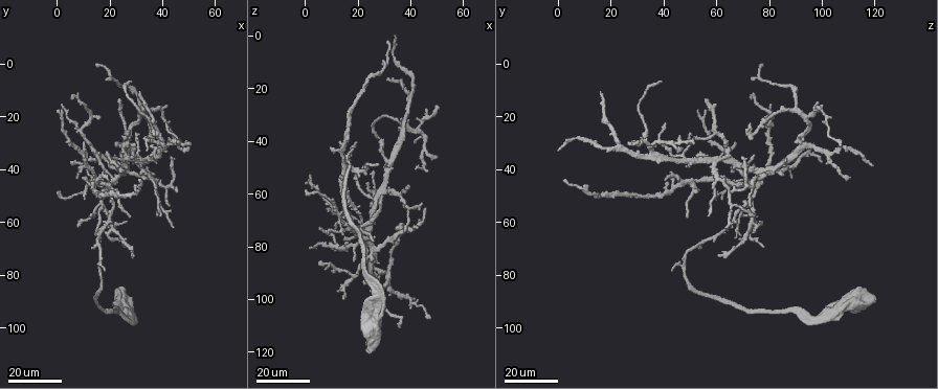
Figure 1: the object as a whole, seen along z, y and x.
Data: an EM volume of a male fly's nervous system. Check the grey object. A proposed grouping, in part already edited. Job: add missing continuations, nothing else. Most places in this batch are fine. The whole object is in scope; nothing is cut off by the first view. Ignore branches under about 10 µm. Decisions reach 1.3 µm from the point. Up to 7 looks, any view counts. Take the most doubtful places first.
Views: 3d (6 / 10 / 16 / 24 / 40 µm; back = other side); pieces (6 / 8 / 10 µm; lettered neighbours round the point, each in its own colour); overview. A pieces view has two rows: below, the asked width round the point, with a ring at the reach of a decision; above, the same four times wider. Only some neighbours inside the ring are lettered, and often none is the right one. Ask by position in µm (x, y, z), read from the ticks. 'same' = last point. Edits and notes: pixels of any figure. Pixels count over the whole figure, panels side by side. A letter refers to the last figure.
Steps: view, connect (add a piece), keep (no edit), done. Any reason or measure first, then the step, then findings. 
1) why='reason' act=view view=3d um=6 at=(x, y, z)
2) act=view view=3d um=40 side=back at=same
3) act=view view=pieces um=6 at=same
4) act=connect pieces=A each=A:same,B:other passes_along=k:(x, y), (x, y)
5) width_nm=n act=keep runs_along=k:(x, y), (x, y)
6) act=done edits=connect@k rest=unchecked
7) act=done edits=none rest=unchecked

why='an open end' act=view view=3d um=16 at=(32, 14, 99)

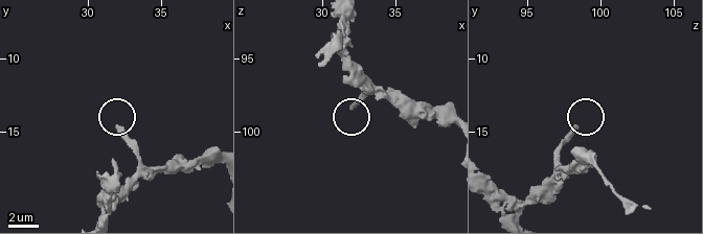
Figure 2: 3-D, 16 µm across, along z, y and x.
why='what lies round it' act=view view=pieces um=6 at=(32.0, 14.8, 98.4)

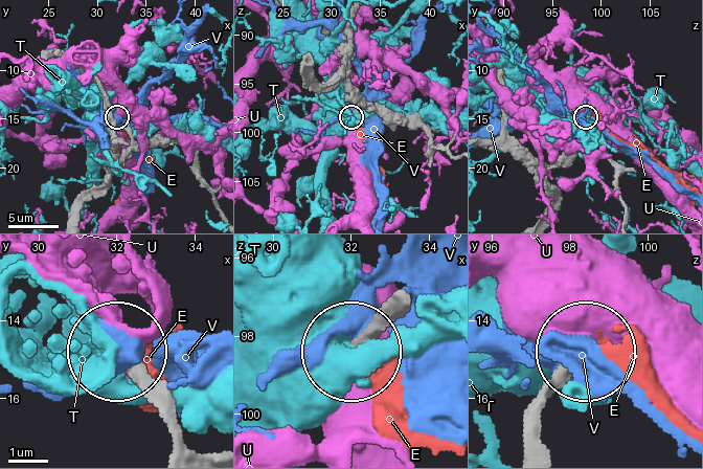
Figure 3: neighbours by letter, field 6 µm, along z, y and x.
act=keep each=E:other,T:other,U:other,V:other runs_along=3:(395, 297), (349, 344) found='no lettered piece goes on from it'

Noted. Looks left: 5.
why='an open end' act=view view=3d um=24 at=(10, 30, 67)

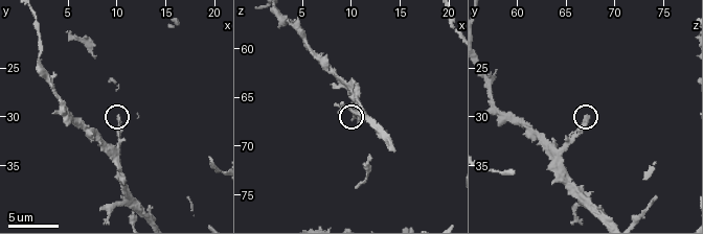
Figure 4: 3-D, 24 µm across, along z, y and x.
why='what lies round it' act=view view=pieces um=10 at=(10.2, 30.2, 67.2)

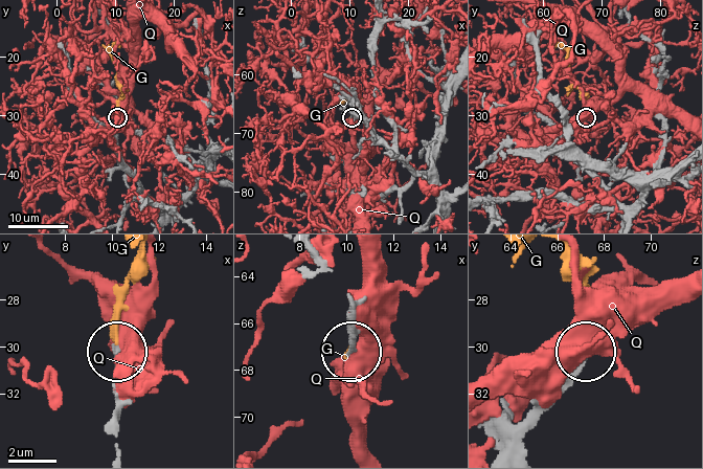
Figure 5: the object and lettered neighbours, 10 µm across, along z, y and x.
act=connect pieces=G each=G:same,Q:other passes_along=5:(115, 409), (115, 310), (138, 255) found='the cell continues'

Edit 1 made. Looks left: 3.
why='branch stops here' act=view view=3d um=24 at=(23, 14, 57)

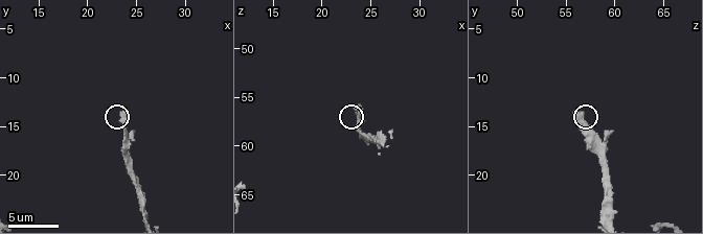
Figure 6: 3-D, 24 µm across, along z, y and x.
act=view view=pieces um=8 at=(23.6, 13.4, 56.0)

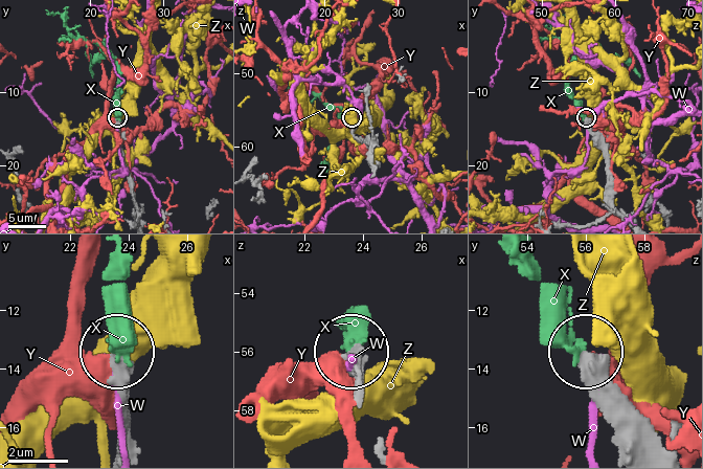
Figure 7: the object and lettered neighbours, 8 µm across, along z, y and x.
act=connect pieces=X each=W:other,X:same,Y:other,Z:other found='it goes on there'

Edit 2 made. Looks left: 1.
act=done edits=connect@5,connect@7 rest=unchecked

